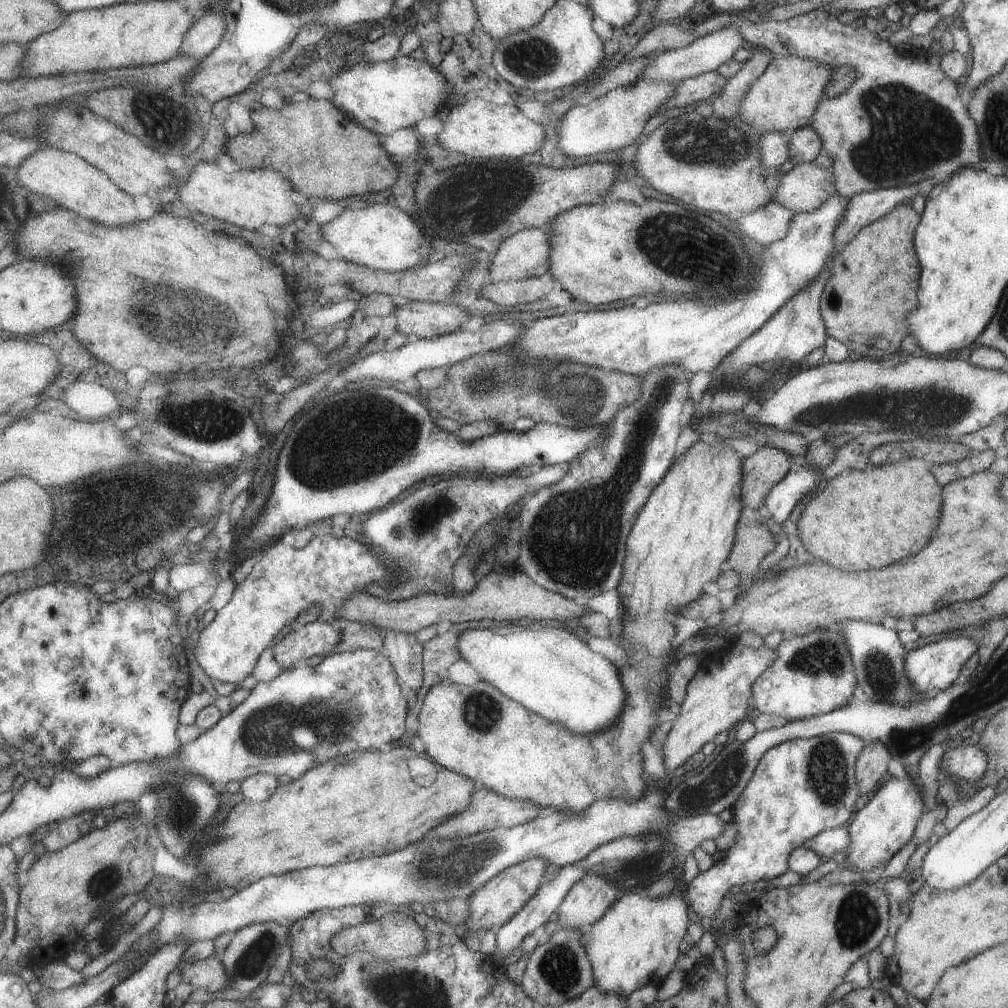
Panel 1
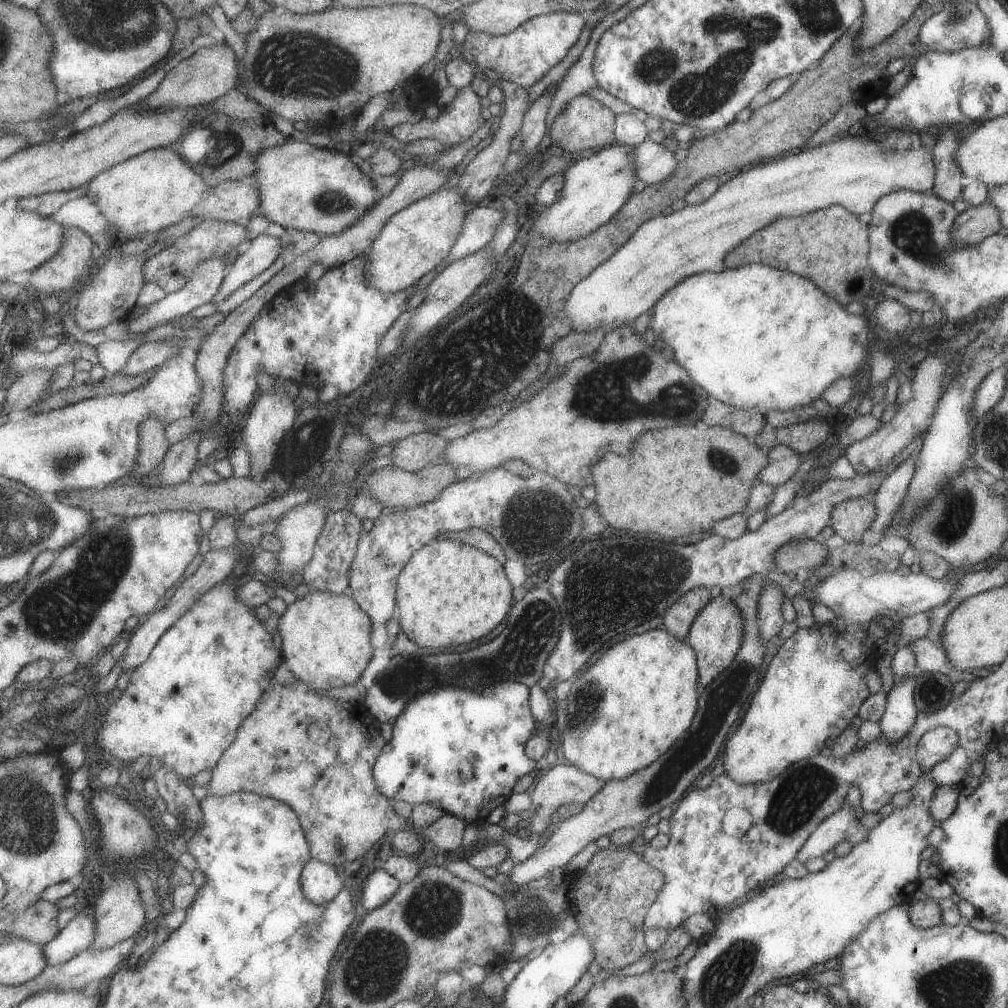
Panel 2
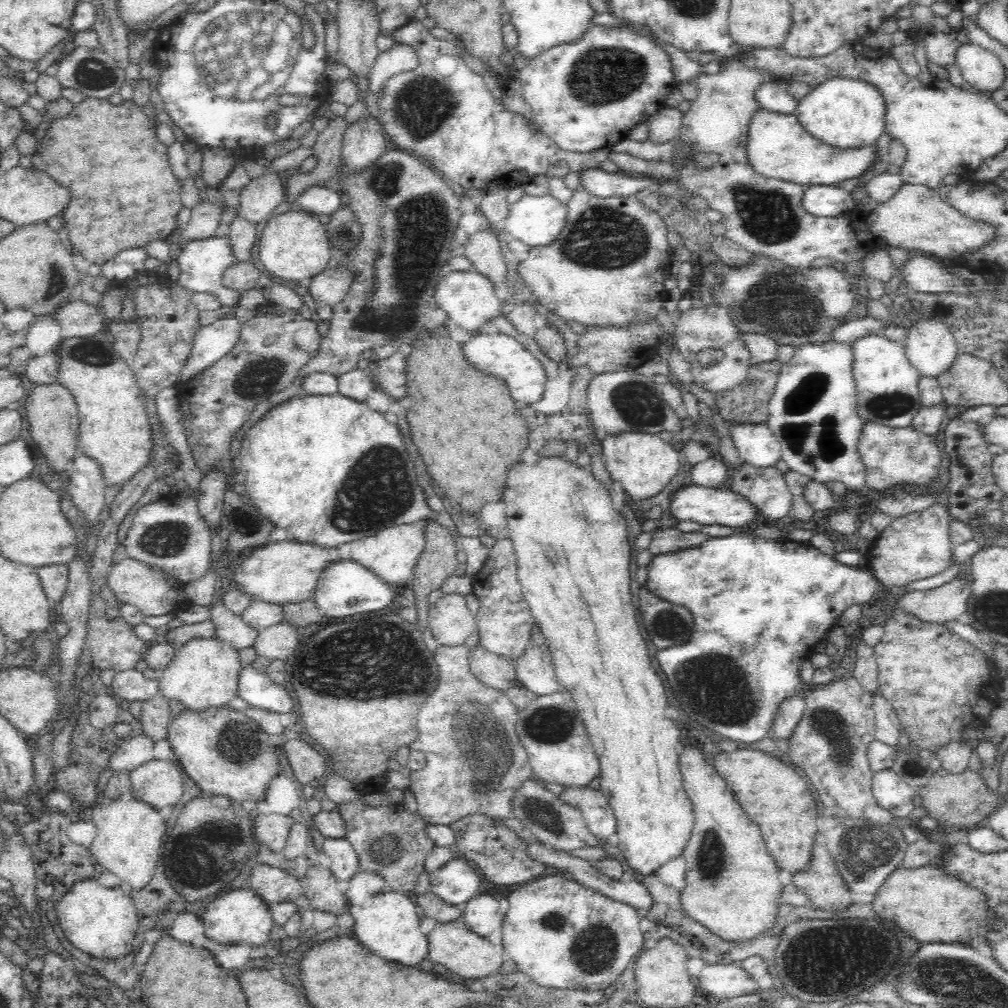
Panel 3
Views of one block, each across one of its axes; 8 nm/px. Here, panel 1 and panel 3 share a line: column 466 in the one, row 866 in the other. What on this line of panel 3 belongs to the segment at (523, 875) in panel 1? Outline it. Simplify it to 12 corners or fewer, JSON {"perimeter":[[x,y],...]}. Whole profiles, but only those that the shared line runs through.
{"perimeter":[[929,865],[894,871],[872,906],[917,943],[993,943],[981,888]]}

